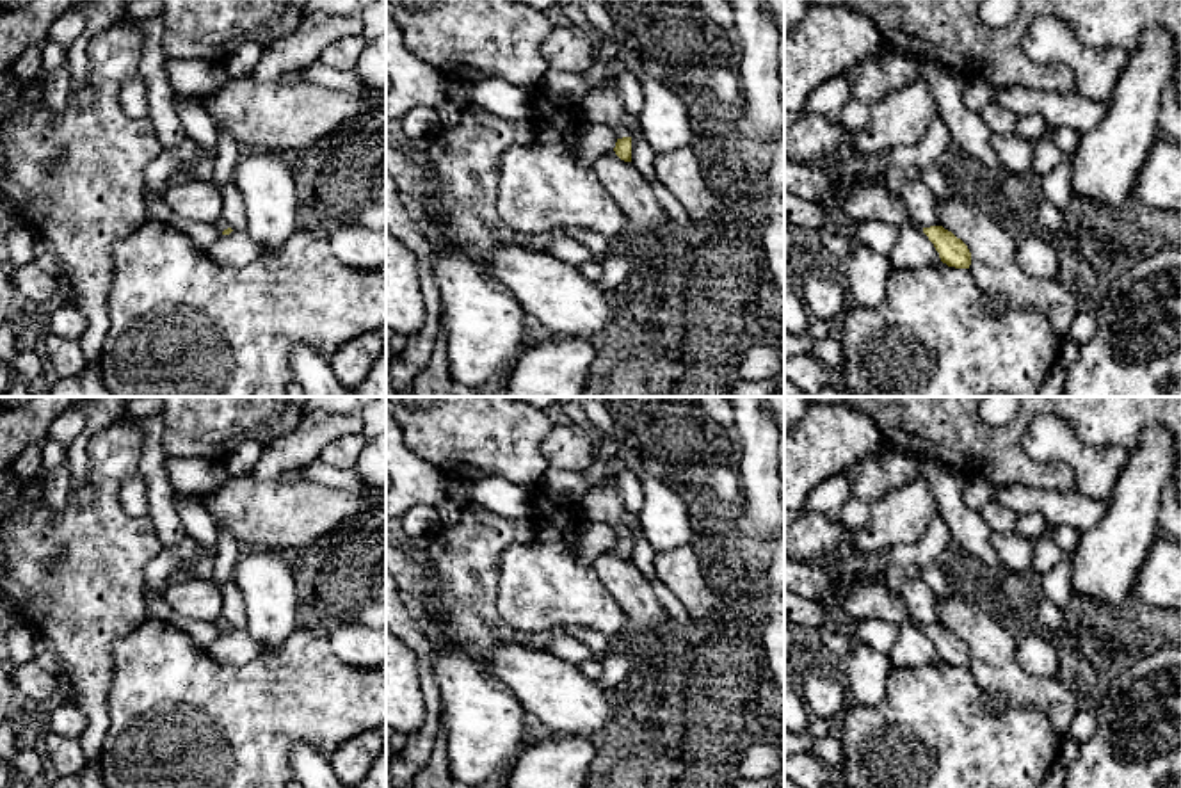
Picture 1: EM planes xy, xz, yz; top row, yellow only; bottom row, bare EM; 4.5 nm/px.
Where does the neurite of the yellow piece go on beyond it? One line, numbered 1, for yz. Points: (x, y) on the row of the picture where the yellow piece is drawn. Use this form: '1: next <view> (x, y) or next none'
1: next none

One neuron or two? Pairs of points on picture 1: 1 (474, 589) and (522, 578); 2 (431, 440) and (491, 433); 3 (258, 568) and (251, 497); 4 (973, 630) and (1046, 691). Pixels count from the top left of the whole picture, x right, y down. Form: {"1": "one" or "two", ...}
{"1": "two", "2": "one", "3": "two", "4": "one"}

